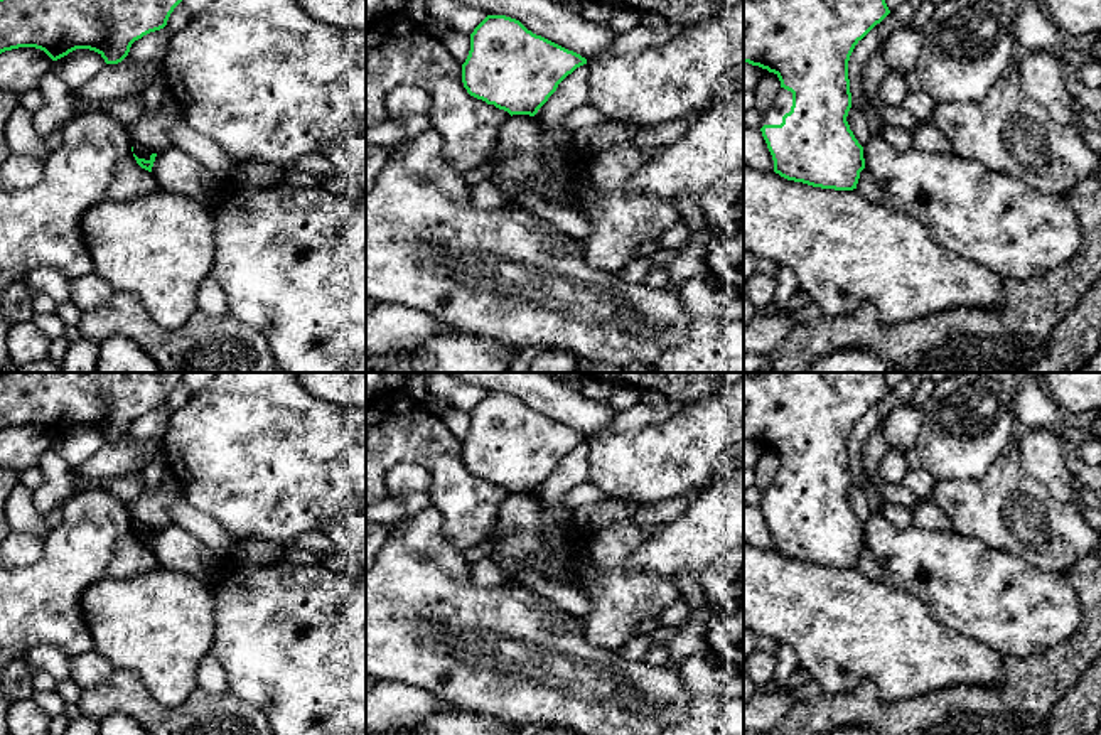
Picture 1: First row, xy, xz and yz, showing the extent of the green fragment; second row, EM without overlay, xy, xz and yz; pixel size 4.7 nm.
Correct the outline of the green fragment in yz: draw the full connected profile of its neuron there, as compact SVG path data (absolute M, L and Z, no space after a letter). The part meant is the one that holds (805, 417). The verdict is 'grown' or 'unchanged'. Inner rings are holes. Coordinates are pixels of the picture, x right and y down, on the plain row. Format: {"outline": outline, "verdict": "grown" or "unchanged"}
{"outline": "M744 373L744 440L767 447L781 459L781 470L760 501L776 551L821 566L857 566L865 536L846 499L851 486L848 438L855 423L889 391L883 373Z", "verdict": "grown"}

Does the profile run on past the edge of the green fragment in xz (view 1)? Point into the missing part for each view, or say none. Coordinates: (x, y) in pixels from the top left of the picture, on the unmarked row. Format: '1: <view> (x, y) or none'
1: none

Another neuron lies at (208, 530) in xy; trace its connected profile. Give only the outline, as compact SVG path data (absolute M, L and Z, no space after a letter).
M182 492L172 502L170 514L175 524L197 536L218 560L231 555L236 541L214 518L196 509Z

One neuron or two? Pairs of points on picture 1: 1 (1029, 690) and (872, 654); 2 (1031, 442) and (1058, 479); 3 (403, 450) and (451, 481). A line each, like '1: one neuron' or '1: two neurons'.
1: two neurons
2: one neuron
3: one neuron

